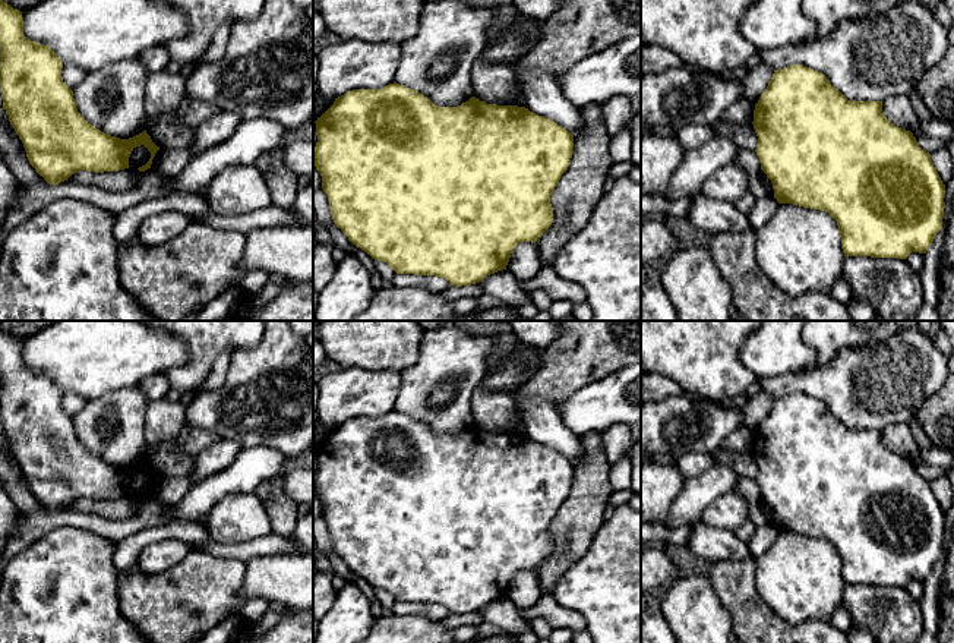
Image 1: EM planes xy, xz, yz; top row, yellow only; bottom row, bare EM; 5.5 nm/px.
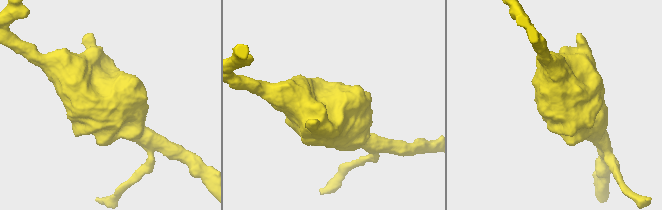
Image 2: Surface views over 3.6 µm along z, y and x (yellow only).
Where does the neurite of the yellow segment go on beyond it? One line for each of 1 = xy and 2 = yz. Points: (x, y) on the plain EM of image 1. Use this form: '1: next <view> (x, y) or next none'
1: next none
2: next none

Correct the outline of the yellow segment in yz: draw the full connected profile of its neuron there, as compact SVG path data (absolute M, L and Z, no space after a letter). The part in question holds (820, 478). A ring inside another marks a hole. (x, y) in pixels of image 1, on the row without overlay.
M792 393L784 397L774 398L767 417L761 422L758 431L755 432L752 453L758 464L758 476L755 480L759 486L761 498L773 511L774 526L777 530L795 532L803 536L828 540L837 549L844 584L906 587L912 580L926 581L936 561L942 557L945 513L934 495L931 482L919 475L913 461L895 454L884 444L882 429L850 429L831 413L824 401L803 393Z

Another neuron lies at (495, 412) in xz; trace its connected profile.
M478 385L471 397L473 425L487 432L525 435L517 417L514 394L486 393Z

